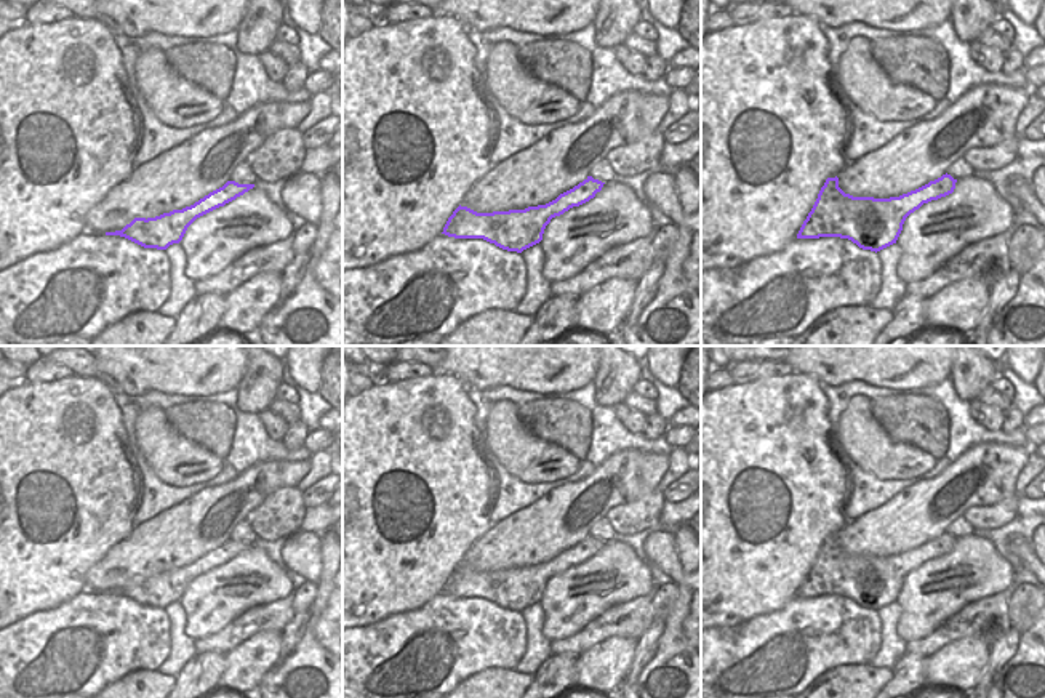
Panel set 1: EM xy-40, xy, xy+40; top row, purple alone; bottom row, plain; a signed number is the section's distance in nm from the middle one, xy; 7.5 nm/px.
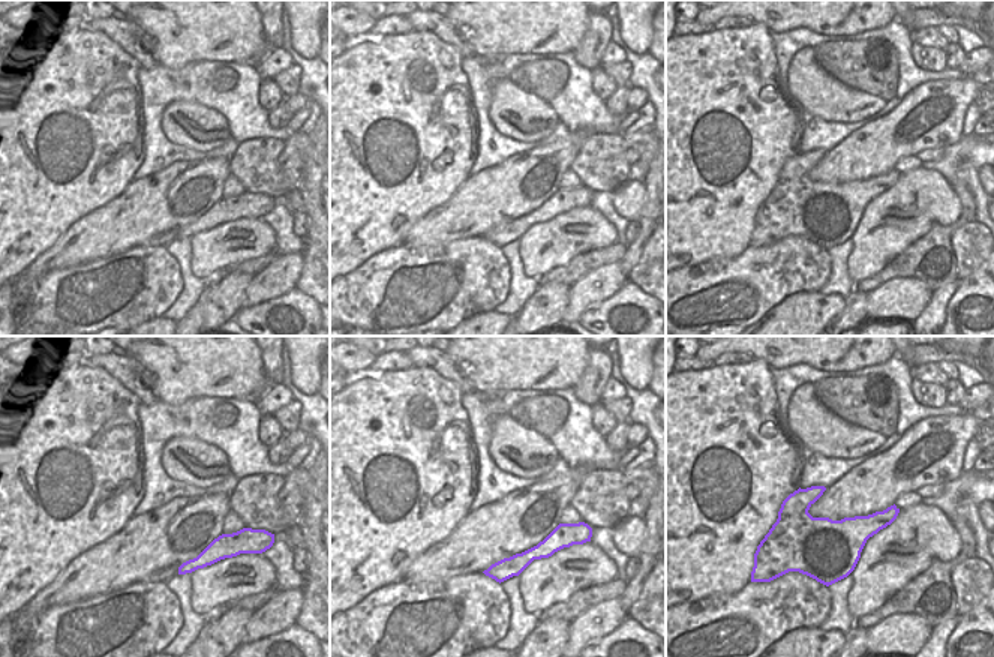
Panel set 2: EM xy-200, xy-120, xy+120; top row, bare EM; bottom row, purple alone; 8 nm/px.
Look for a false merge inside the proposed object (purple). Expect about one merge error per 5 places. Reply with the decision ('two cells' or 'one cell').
one cell

